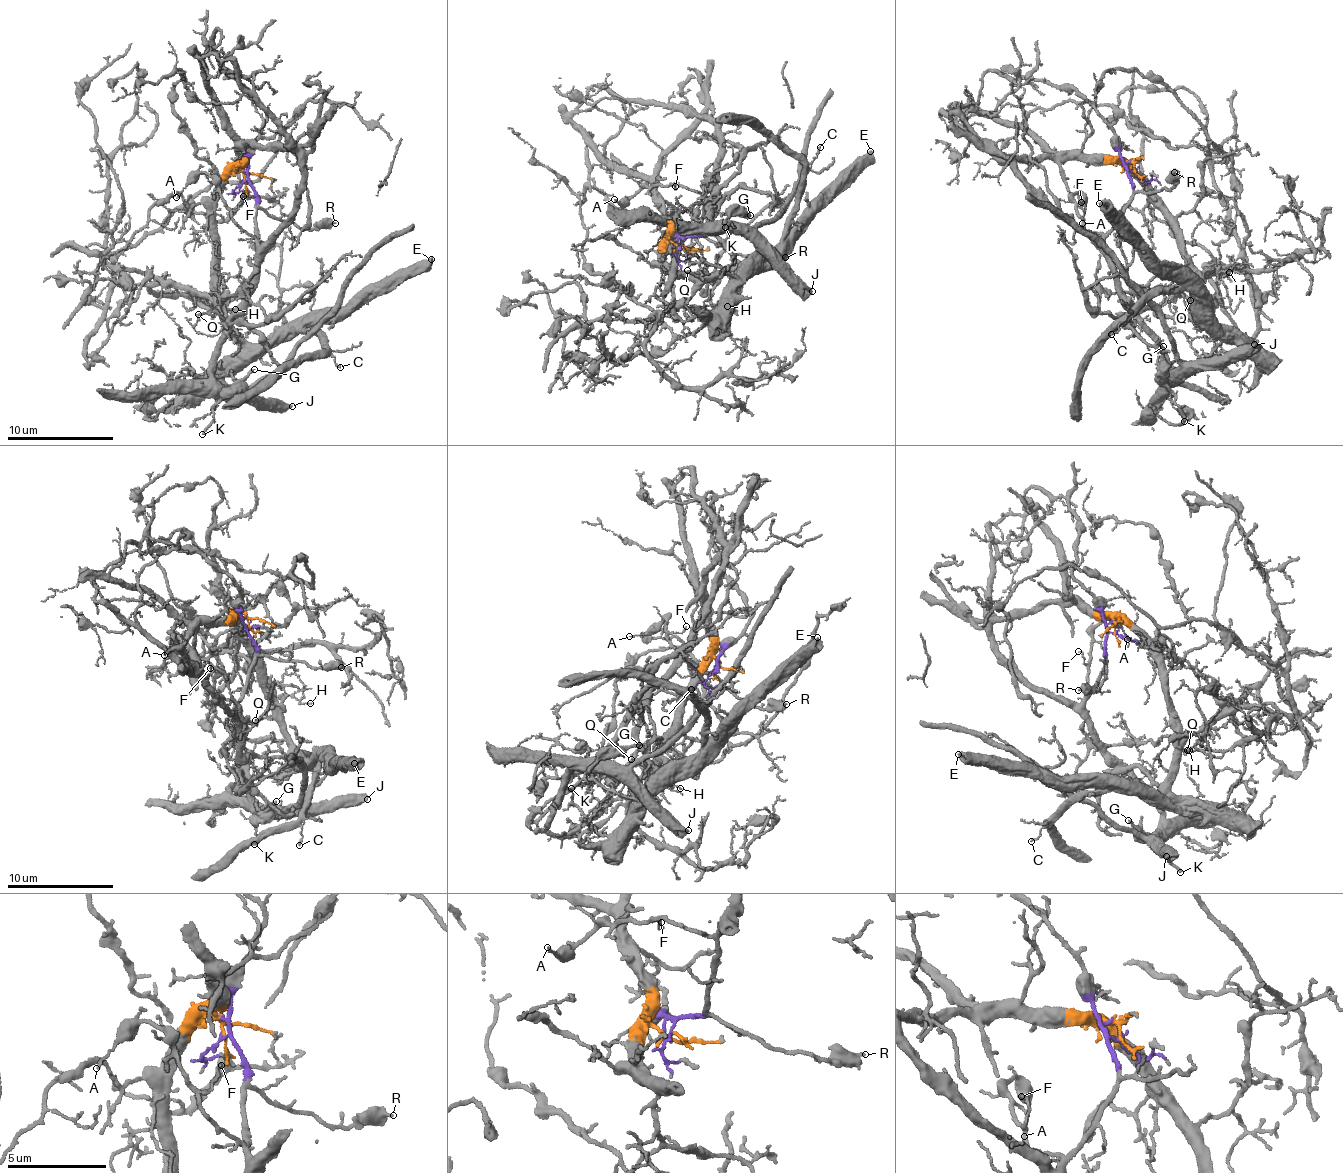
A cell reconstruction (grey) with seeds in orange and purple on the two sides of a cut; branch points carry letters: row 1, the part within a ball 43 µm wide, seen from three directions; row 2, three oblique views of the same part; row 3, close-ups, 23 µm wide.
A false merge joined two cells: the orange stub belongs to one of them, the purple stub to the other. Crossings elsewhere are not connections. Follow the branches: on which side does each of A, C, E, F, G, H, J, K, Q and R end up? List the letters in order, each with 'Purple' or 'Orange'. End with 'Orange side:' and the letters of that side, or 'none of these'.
A: Purple
C: Orange
E: Orange
F: Purple
G: Purple
H: Orange
J: Purple
K: Purple
Q: Orange
R: Purple
Orange side: C, E, H, Q

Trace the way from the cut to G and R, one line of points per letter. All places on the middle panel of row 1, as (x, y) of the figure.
G: (680, 248), (701, 232), (710, 189), (716, 190), (709, 203), (710, 218), (715, 223), (751, 216)
R: (680, 248), (685, 238), (693, 235), (763, 260), (784, 256)

